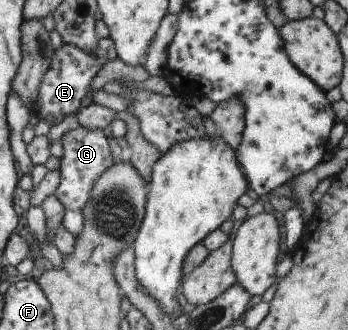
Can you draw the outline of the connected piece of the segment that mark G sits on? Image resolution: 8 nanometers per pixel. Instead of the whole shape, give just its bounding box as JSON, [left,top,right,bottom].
[55,125,115,236]

